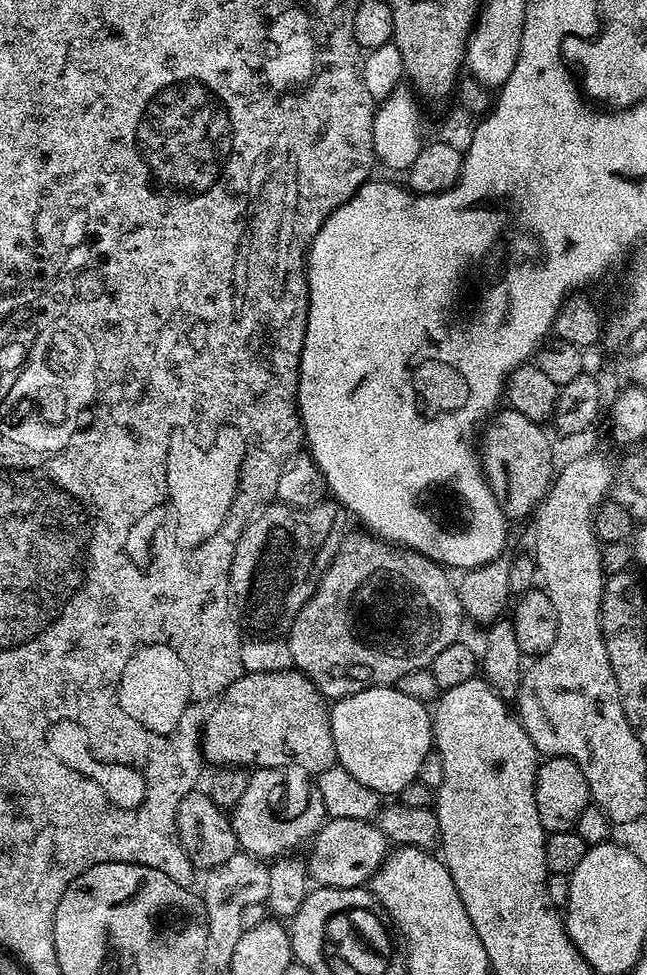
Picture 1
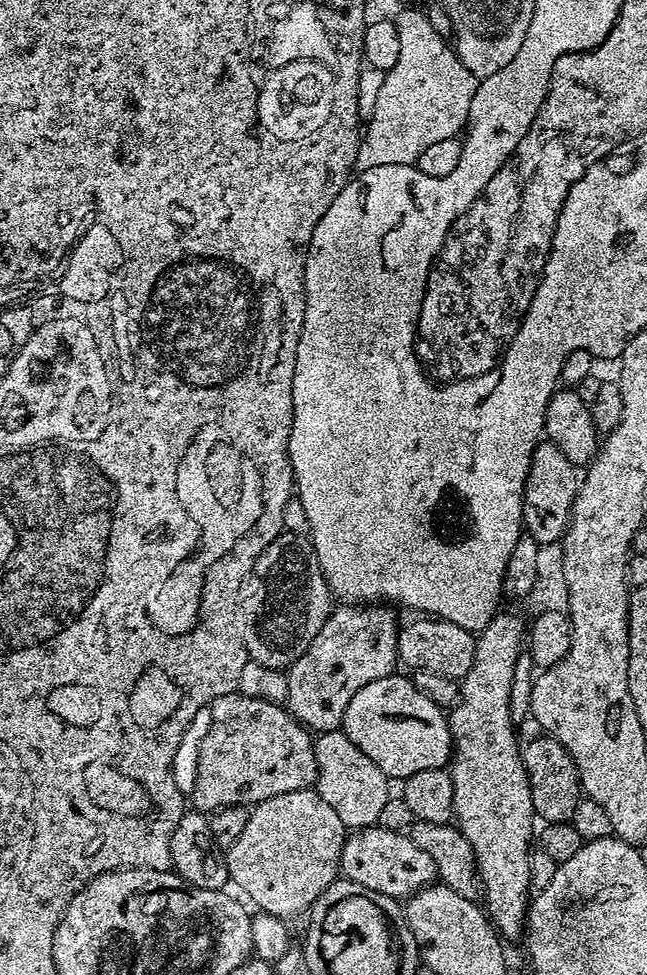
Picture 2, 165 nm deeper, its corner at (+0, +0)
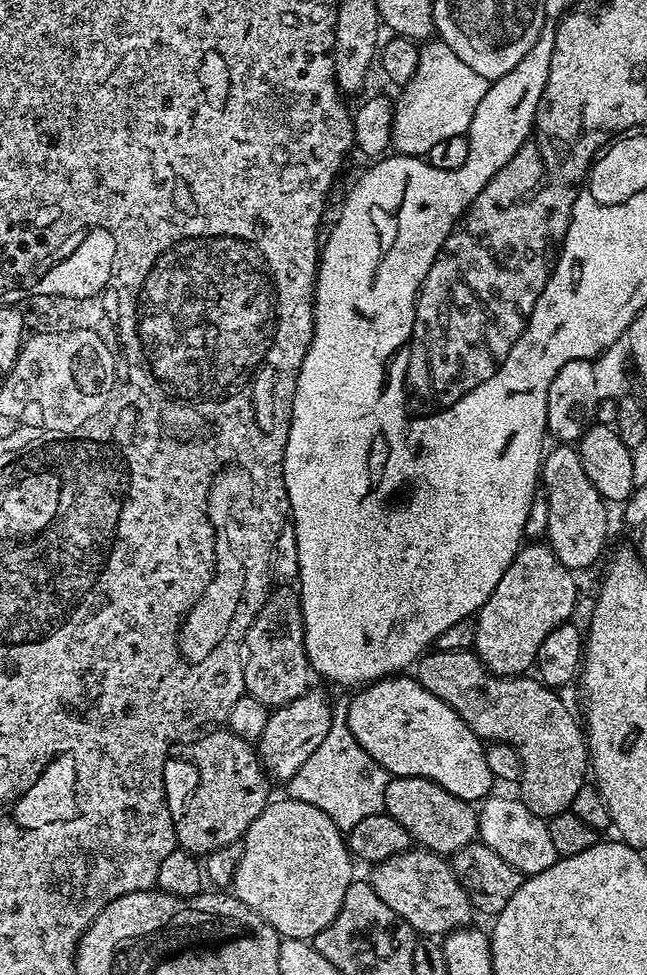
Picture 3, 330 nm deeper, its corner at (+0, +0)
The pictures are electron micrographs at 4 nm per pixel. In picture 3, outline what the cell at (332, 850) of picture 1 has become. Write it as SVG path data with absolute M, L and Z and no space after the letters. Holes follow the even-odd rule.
M413 846L408 851L379 861L370 875L374 894L390 906L412 931L428 938L443 938L473 923L474 907L451 863L439 852Z

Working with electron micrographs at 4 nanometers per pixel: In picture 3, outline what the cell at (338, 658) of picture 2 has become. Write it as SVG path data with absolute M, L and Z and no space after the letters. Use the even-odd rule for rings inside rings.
M309 690L269 715L266 730L262 730L258 741L258 755L265 772L273 781L287 782L298 774L302 762L306 762L306 758L318 750L322 738L326 738L326 730L330 730L332 725L333 711L333 705L328 705L322 693Z

